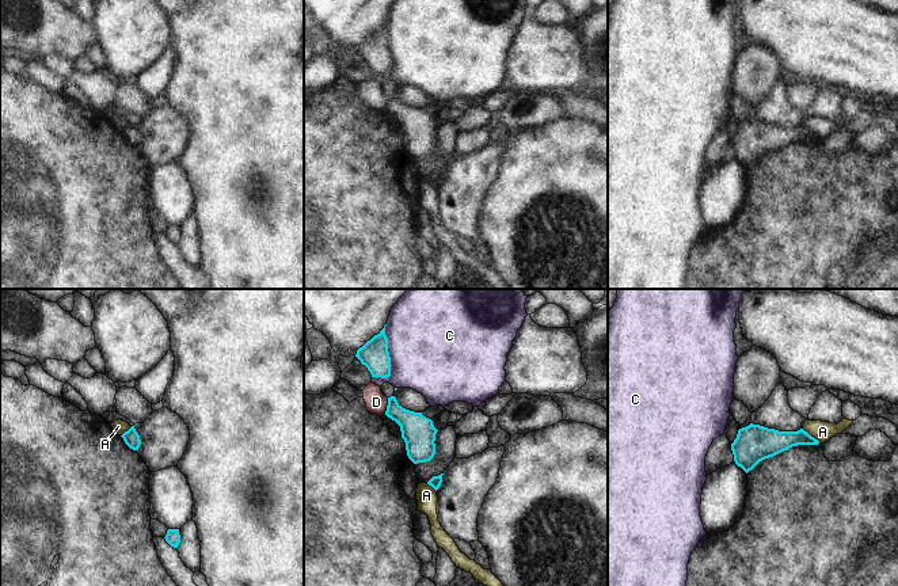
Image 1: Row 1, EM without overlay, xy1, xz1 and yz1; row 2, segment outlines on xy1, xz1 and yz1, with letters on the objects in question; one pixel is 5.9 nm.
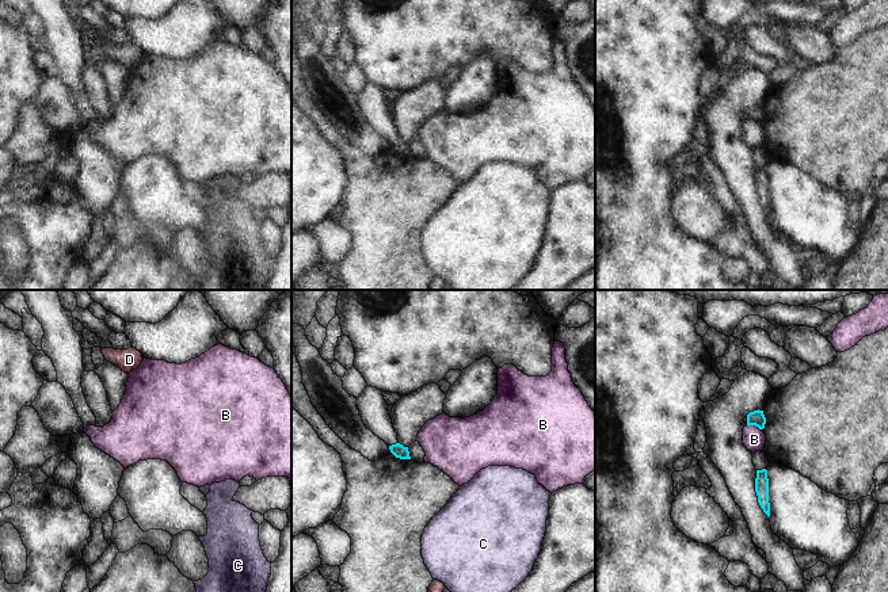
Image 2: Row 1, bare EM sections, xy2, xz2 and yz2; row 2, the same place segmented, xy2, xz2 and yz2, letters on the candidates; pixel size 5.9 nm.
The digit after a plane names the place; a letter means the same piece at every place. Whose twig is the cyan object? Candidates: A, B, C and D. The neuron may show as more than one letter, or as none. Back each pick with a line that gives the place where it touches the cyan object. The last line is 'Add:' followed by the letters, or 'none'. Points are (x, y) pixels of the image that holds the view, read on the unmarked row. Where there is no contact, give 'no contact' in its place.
Add: none

